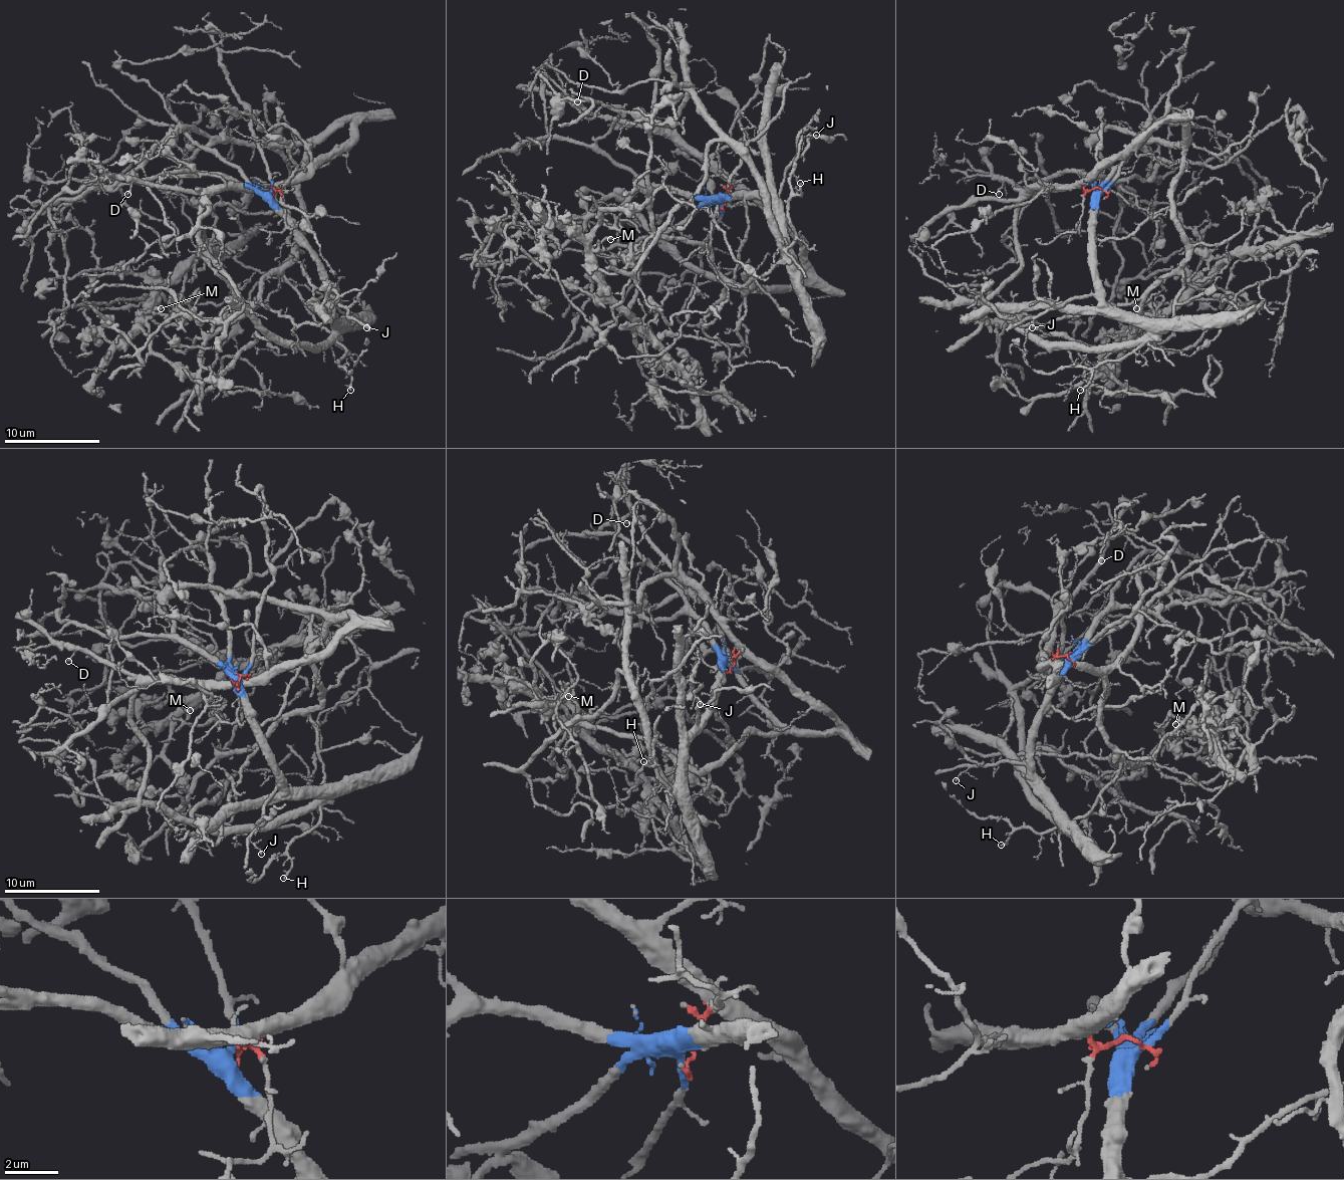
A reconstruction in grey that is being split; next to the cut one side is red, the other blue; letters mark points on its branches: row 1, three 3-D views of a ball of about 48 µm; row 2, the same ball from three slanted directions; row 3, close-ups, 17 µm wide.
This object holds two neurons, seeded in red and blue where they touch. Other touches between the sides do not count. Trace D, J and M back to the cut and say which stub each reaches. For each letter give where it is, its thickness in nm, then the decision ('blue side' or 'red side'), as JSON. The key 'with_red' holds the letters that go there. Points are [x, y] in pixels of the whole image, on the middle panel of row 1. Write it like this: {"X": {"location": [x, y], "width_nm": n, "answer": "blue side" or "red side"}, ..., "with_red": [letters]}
{"D": {"location": [577, 101], "width_nm": 150, "answer": "red side"}, "J": {"location": [816, 135], "width_nm": 120, "answer": "blue side"}, "M": {"location": [610, 239], "width_nm": 160, "answer": "red side"}, "with_red": ["D", "M"]}

